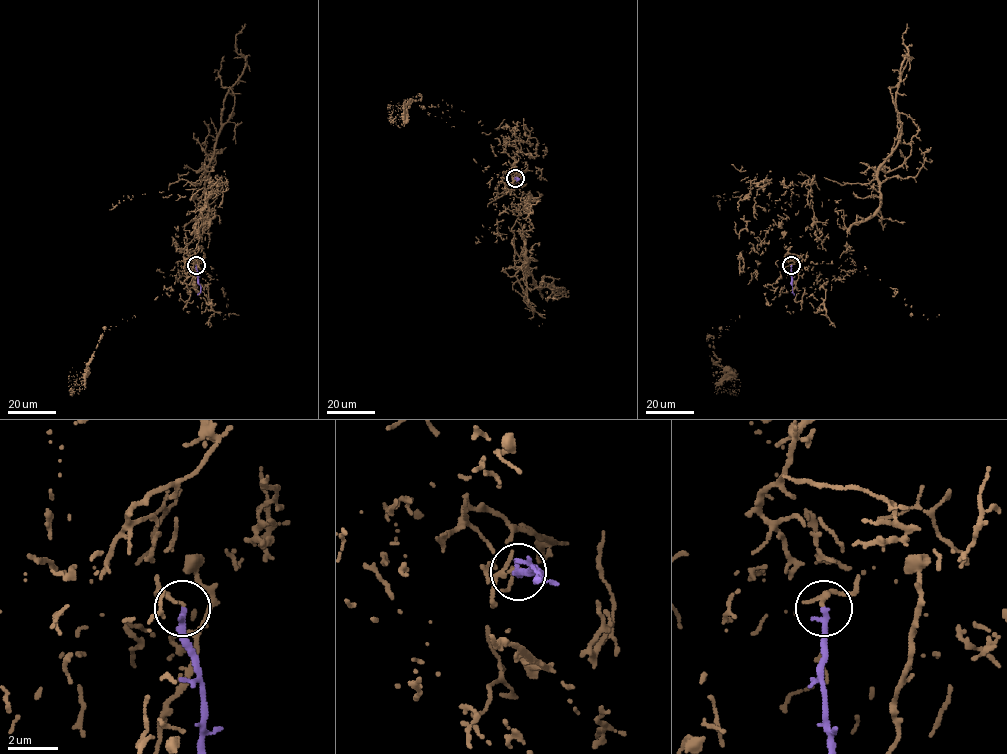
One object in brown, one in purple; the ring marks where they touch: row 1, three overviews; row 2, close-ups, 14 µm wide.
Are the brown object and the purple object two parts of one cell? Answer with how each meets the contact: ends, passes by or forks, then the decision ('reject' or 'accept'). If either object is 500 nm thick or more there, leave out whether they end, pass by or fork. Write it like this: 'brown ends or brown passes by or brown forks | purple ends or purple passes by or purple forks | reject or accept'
brown ends | purple ends | reject

